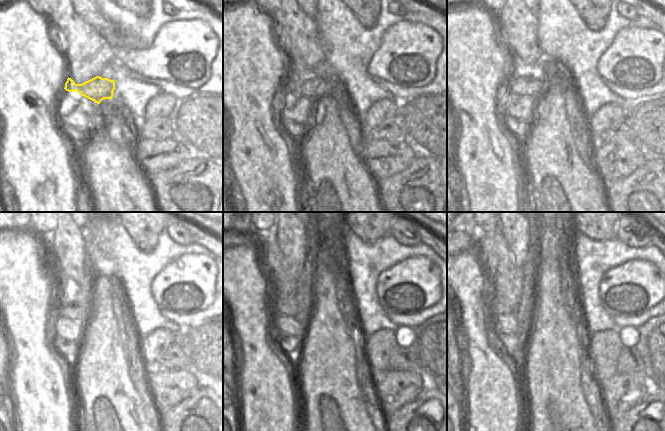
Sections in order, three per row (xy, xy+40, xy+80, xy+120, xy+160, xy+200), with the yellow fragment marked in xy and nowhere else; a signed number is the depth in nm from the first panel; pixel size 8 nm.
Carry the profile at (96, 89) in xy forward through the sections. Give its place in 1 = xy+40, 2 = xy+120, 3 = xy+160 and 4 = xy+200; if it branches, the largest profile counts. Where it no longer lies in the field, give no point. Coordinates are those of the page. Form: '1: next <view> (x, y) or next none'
1: next xy+40 (313, 84)
2: next xy+120 (72, 305)
3: next xy+160 (288, 306)
4: next xy+200 (494, 307)

